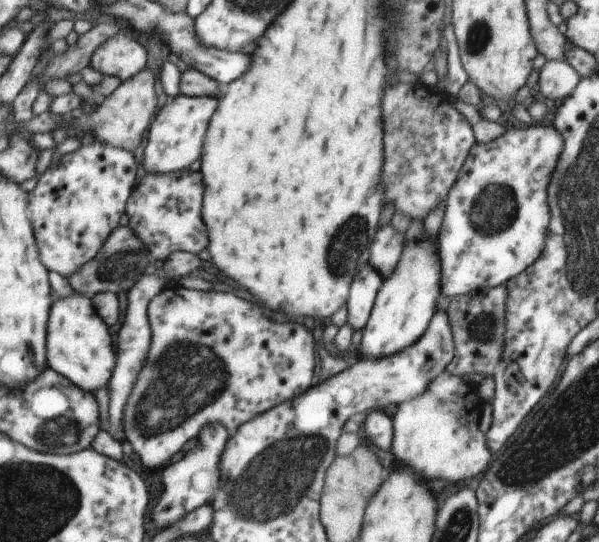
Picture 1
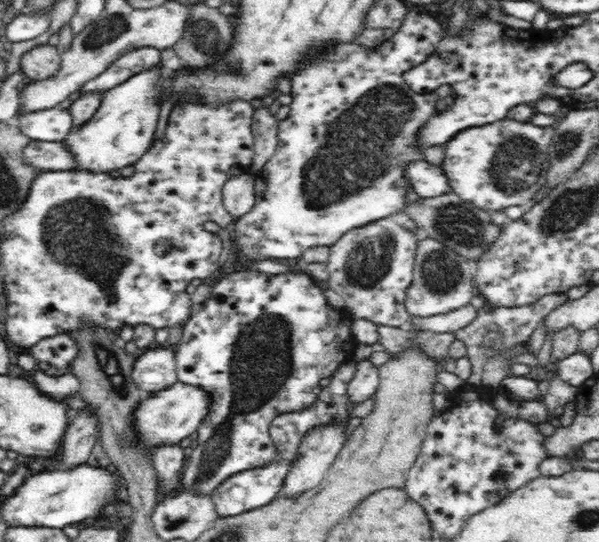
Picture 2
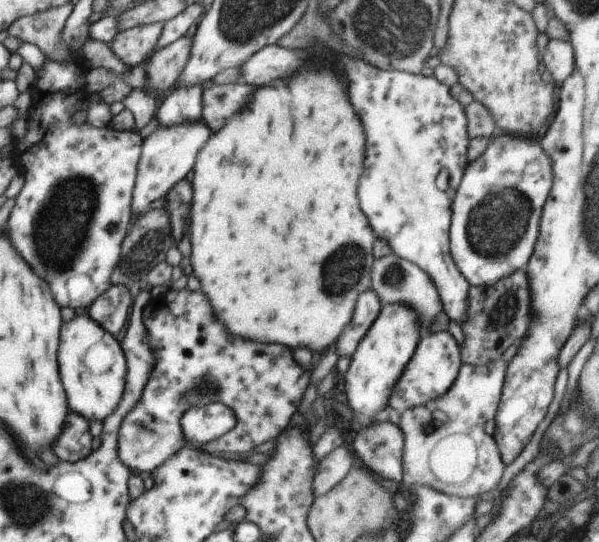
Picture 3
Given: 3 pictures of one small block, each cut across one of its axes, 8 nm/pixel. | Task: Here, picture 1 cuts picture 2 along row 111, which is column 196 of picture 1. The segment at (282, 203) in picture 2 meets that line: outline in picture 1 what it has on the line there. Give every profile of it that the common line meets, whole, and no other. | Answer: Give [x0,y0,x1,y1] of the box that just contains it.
[123,284,315,471]

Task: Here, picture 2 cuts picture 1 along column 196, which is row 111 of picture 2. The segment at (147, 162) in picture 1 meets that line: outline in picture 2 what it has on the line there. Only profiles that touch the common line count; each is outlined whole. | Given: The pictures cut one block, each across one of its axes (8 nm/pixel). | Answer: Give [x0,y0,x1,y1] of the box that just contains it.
[60,64,169,173]

